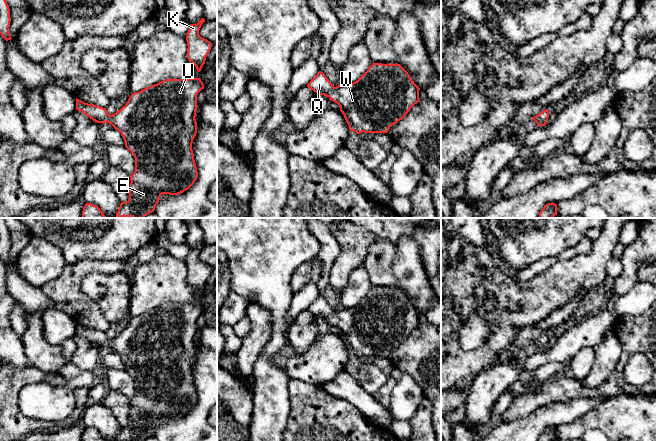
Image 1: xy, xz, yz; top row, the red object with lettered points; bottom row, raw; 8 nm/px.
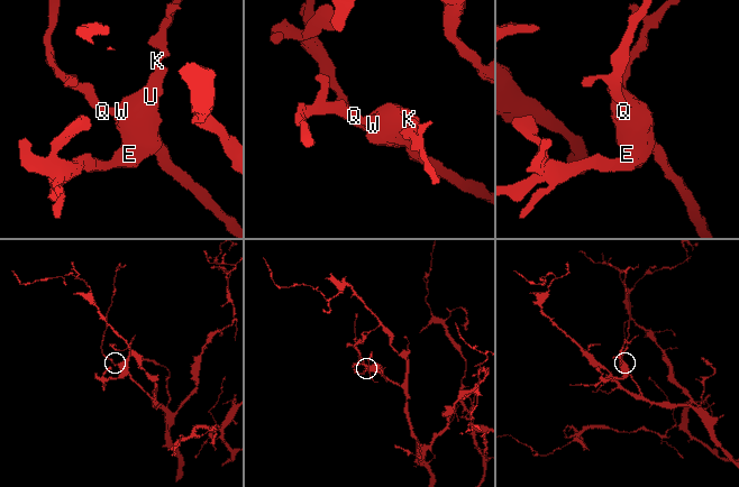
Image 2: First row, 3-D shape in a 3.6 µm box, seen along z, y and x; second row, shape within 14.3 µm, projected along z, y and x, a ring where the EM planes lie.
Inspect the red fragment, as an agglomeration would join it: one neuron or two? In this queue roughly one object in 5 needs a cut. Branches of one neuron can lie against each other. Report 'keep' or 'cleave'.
keep

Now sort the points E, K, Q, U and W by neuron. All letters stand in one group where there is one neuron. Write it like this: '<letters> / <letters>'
E K Q U W

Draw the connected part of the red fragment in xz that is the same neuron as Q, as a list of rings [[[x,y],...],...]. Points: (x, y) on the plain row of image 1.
[[[373,287],[368,294],[355,306],[334,310],[321,295],[307,308],[307,311],[318,319],[329,321],[340,330],[340,335],[345,341],[350,355],[357,358],[388,357],[390,351],[402,344],[410,333],[420,325],[420,312],[414,307],[408,296],[400,288]]]

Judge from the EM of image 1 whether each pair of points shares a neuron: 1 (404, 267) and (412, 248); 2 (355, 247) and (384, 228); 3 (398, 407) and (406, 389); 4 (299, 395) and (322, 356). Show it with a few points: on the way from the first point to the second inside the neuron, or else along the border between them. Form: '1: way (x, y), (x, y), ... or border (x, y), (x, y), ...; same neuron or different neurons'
1: way (407, 262), (408, 253); same neuron
2: border (365, 228), (378, 238); different neurons
3: way (402, 403), (405, 393); same neuron
4: border (290, 379), (300, 379), (321, 388); different neurons

